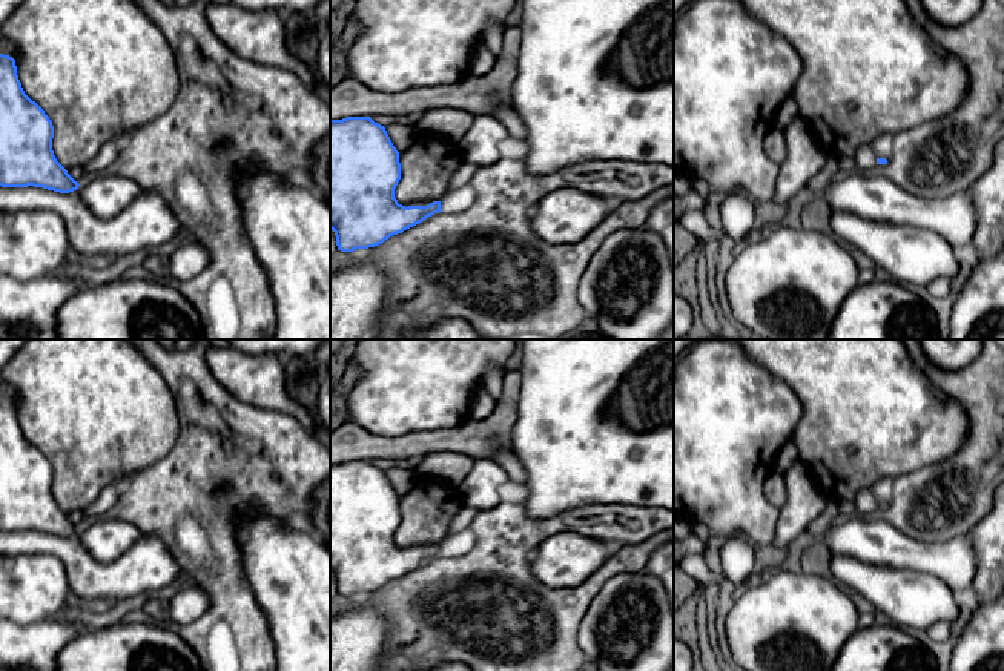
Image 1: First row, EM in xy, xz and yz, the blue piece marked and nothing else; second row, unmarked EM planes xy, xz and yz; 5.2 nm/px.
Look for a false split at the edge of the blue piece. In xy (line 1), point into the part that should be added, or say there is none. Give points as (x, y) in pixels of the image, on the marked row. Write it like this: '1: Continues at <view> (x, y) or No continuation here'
1: No continuation here

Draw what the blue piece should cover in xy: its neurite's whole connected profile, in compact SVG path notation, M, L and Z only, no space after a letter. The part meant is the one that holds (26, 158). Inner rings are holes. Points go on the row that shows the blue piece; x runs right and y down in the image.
M0 54L0 186L69 193L78 183L57 161L54 126L23 91L15 60Z

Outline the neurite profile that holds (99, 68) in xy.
M25 0L2 25L0 37L17 48L18 80L52 121L52 150L66 170L84 167L107 141L163 115L180 91L177 52L134 0Z

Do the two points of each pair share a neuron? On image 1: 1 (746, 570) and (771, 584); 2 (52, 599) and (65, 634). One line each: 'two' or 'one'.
1: two
2: two

